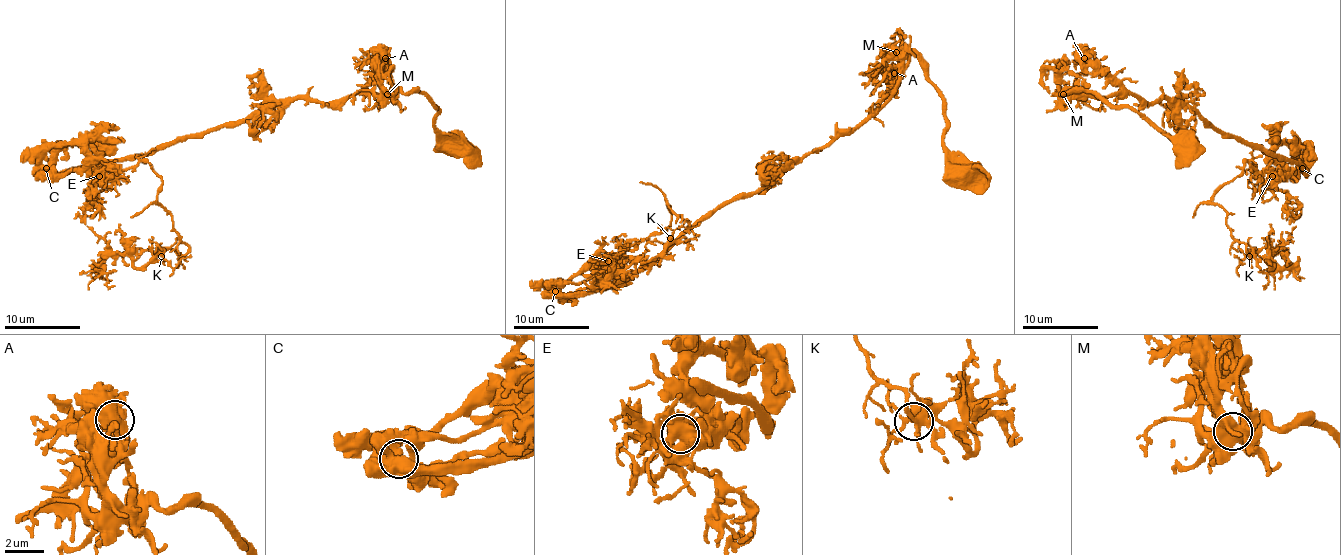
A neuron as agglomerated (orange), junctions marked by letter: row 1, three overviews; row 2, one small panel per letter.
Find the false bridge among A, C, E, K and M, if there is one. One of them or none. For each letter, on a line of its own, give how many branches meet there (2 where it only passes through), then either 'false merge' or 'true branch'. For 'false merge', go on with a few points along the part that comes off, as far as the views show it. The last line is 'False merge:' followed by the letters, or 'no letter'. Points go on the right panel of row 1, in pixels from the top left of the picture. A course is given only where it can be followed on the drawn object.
A: 4 | true branch
C: 5 | true branch
E: 6 | false merge | (1271, 176), (1247, 161), (1213, 197), (1249, 254), (1271, 267), (1281, 254), (1285, 263), (1262, 286)
K: 3 | true branch
M: 5 | true branch
False merge: E

